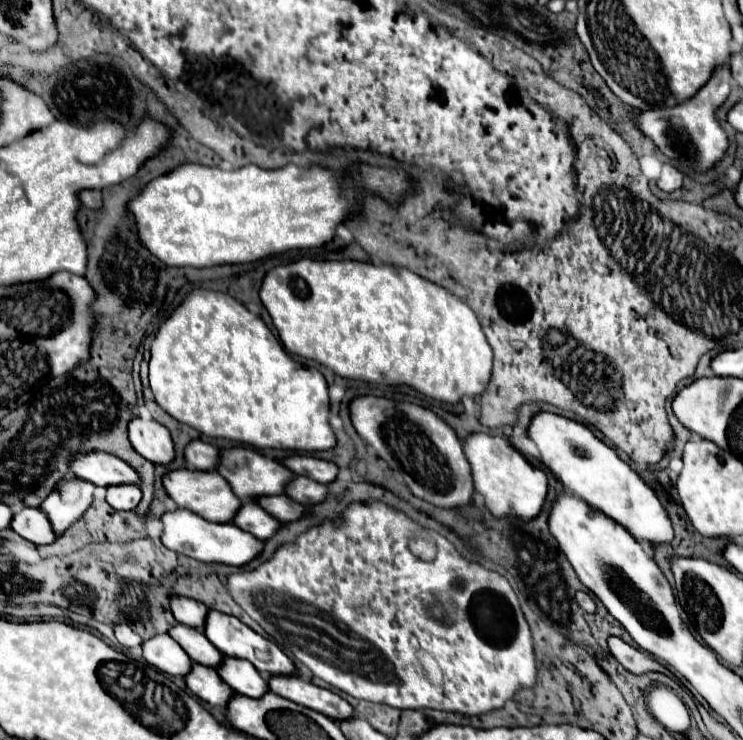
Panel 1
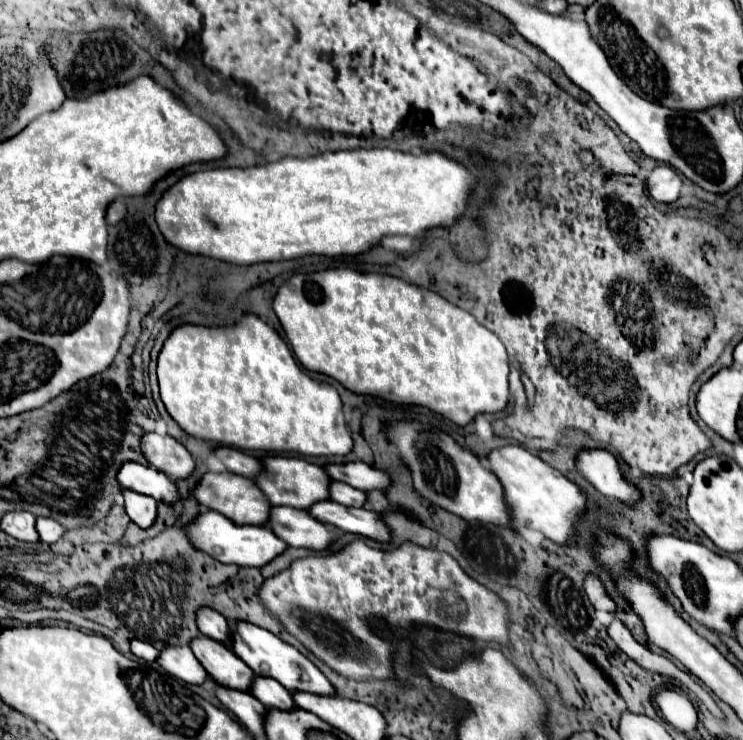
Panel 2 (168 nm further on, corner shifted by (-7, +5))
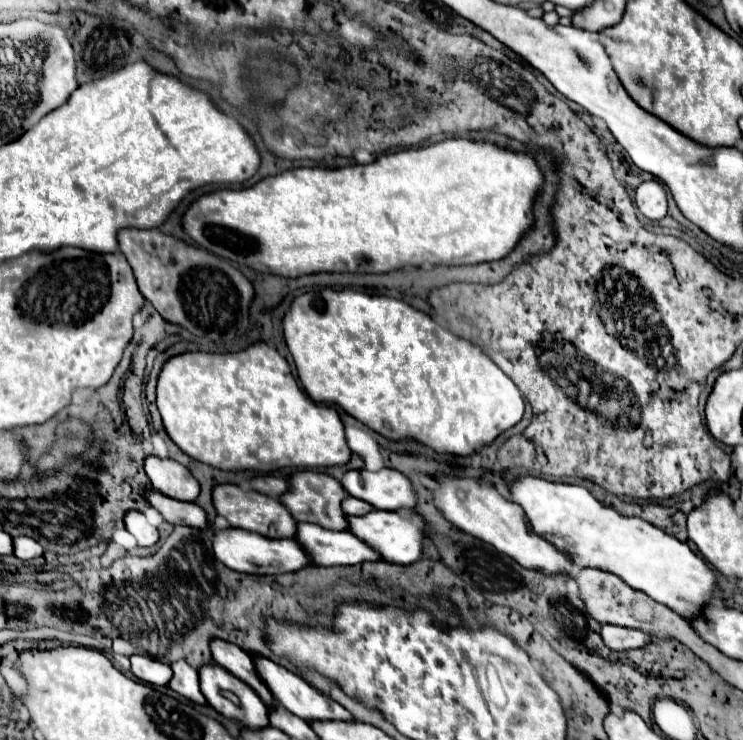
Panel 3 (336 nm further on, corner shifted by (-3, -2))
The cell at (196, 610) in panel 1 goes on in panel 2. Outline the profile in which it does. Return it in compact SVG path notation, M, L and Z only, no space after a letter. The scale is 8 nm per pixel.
M204 606L196 612L196 624L202 634L206 634L218 642L226 642L226 644L230 642L230 628L228 628L226 618L220 612Z

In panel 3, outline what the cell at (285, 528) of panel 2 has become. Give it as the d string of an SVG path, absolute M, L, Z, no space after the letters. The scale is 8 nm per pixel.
M298 523L296 541L300 541L316 565L358 565L378 561L382 555L356 535L328 531L320 525Z

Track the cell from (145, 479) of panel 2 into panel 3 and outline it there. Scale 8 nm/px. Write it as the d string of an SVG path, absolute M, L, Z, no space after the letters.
M152 491L146 495L148 503L158 509L162 513L162 517L172 523L172 525L188 525L188 527L198 527L198 529L206 529L208 527L208 517L206 511L196 505L196 503L184 503L184 501L176 501L170 497L164 497L158 491Z

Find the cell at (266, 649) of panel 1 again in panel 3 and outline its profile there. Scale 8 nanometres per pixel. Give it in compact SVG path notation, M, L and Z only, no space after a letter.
M260 655L254 657L254 665L258 669L260 679L268 685L268 689L272 691L272 695L276 697L276 701L284 709L288 709L290 713L294 713L296 717L300 717L300 719L304 719L308 723L312 723L312 721L354 721L354 717L342 705L338 705L336 701L332 701L332 699L324 697L322 693L318 693L314 687L310 687L304 679L300 679L292 671L288 671L288 669L276 665L274 661L270 661L266 657L260 657Z

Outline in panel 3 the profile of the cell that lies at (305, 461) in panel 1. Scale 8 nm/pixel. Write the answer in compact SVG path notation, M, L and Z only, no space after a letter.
M354 469L344 475L342 485L350 495L368 501L376 509L414 509L418 503L418 495L410 479L396 469L380 469L376 473Z

